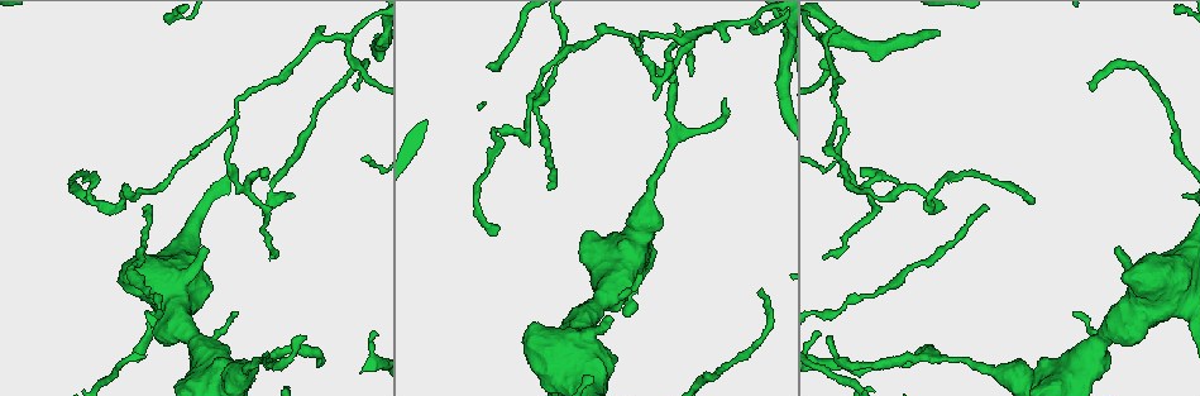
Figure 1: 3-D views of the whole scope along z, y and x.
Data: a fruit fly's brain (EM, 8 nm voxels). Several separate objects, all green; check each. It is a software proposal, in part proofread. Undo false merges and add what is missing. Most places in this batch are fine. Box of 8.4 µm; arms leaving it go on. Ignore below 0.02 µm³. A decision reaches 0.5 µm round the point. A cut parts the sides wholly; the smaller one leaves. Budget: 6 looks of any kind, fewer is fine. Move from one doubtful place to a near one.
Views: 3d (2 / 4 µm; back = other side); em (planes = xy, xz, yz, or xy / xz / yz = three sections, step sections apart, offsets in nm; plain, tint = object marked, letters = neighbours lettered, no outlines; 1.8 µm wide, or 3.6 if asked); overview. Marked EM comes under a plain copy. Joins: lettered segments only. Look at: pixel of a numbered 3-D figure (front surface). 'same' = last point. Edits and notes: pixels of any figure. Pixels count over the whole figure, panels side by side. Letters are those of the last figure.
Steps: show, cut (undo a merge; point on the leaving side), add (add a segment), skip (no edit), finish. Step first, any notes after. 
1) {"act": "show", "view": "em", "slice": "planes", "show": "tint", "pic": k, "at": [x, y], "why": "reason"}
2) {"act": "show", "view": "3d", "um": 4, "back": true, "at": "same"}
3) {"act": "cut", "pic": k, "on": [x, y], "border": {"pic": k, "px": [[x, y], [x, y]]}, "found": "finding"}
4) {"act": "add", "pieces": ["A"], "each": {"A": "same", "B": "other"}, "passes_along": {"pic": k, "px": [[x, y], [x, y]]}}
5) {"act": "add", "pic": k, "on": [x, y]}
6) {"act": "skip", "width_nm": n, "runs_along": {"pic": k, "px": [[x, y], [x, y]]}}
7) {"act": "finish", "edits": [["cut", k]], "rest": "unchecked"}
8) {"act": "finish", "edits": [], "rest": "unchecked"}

{"act": "show", "view": "em", "um": 3.6, "slice": "xy", "step": 4, "show": "tint", "pic": 1, "at": [763, 288], "why": "free end"}

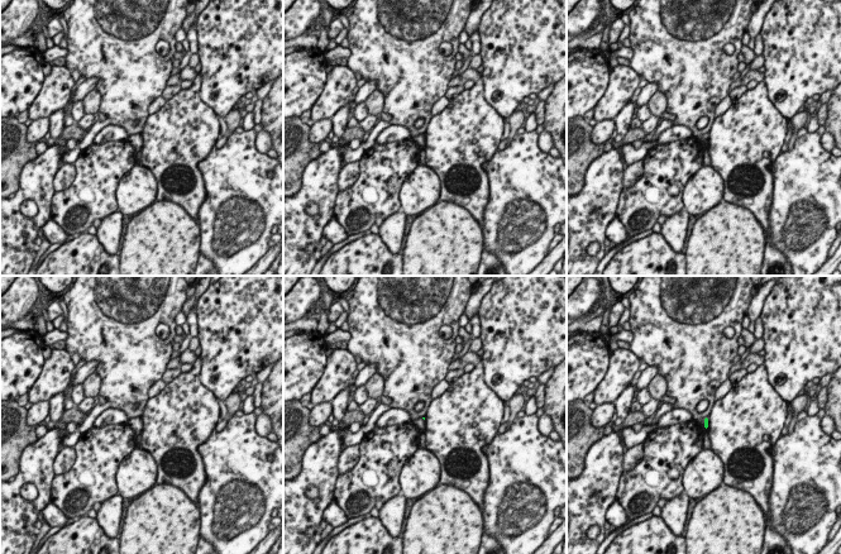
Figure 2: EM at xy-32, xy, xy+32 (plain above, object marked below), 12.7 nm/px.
{"act": "show", "view": "em", "um": 3.6, "slice": "planes", "show": "letters", "at": "same", "why": "cut it another way"}

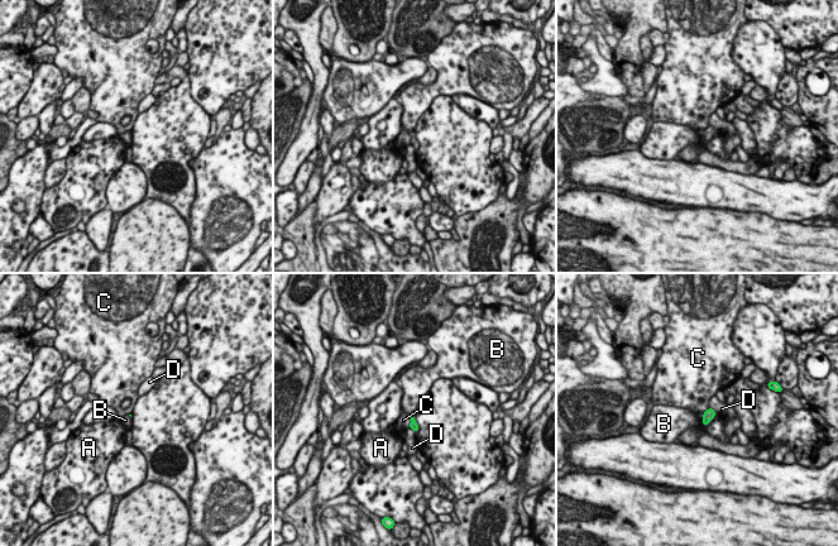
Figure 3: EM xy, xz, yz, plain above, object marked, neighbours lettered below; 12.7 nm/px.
{"act": "skip", "each": {"A": "other", "B": "other", "C": "other", "D": "other"}, "border": {"pic": 3, "px": [[411, 417], [408, 427]]}, "found": "none of them fits"}

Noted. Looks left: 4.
{"act": "show", "view": "em", "slice": "xz", "step": 16, "show": "tint", "pic": 1, "at": [672, 62], "why": "thin end"}

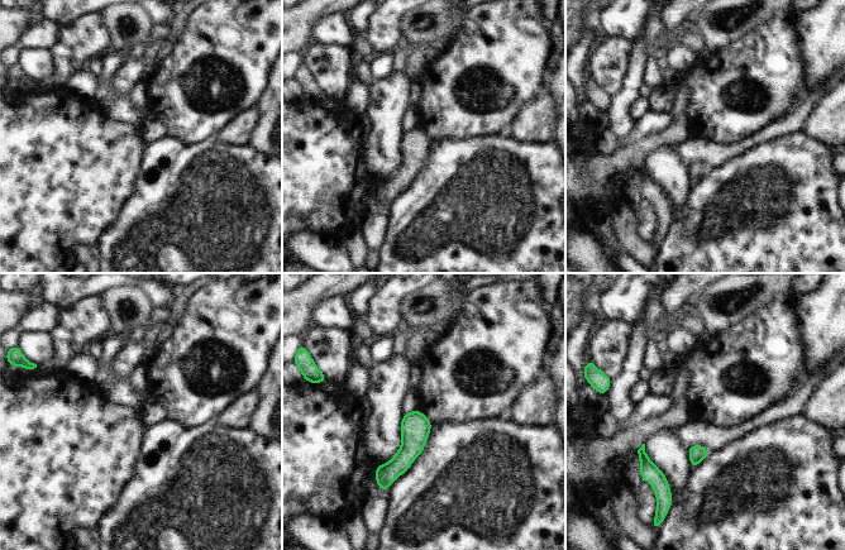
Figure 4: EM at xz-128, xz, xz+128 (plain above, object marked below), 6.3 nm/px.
{"act": "show", "view": "em", "slice": "planes", "show": "letters", "at": "same"}

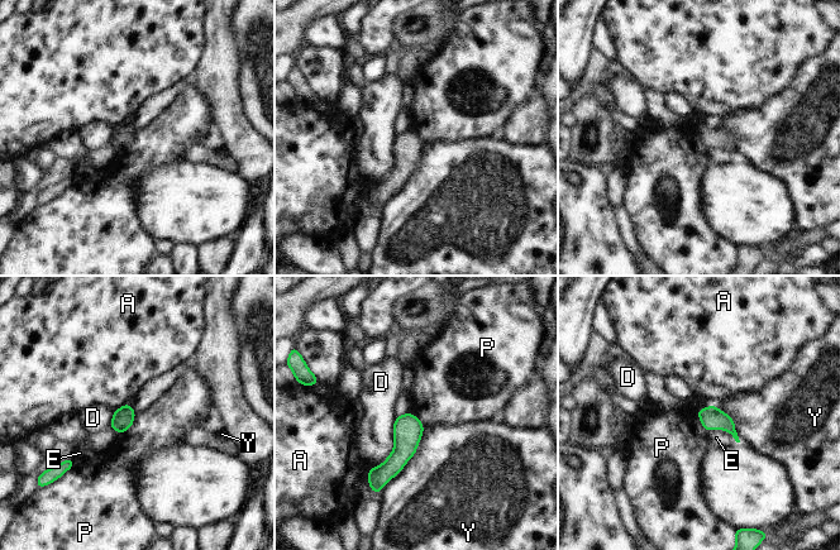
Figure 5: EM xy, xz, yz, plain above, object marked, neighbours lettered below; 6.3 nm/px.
{"act": "skip", "longest_contact_nm": ["Y", 550], "each": {"A": "other", "D": "other", "E": "other", "P": "other", "Y": "other"}, "border": {"pic": 5, "px": [[135, 412], [133, 424], [117, 434]]}, "found": "none of them fits"}

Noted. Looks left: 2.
{"act": "show", "view": "3d", "um": 4, "pic": 1, "at": [205, 249], "why": "an open end"}

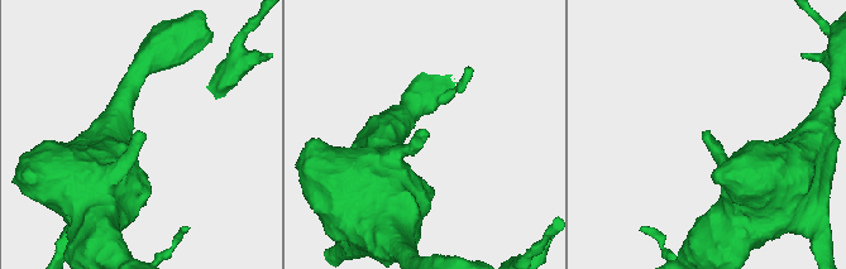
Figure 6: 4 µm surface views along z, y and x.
{"act": "show", "view": "em", "slice": "planes", "show": "letters", "pic": 6, "at": [705, 132]}

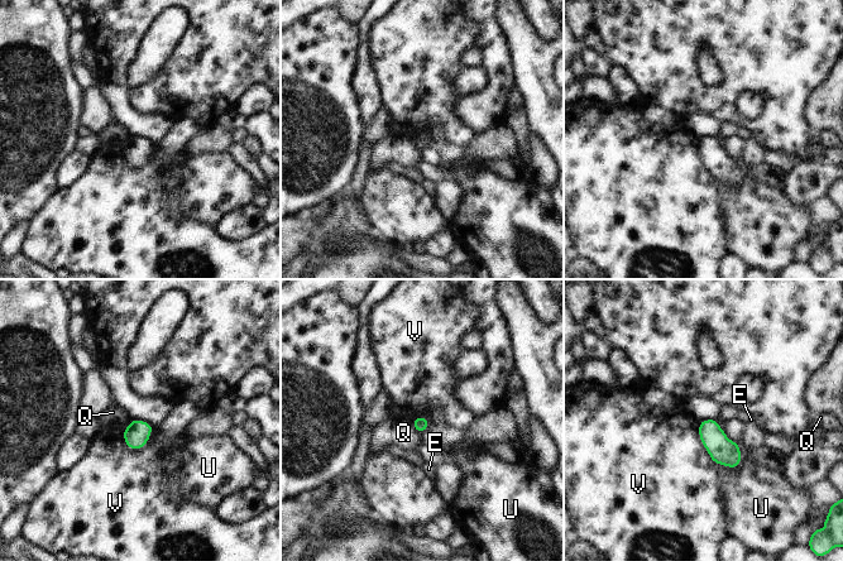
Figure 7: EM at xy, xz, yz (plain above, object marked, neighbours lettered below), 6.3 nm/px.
{"act": "skip", "longest_contact_nm": ["V", 220], "each": {"E": "other", "Q": "other", "U": "other", "V": "other"}, "found": "none of them fits"}

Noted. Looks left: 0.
{"act": "finish", "edits": [], "rest": "unchecked"}

